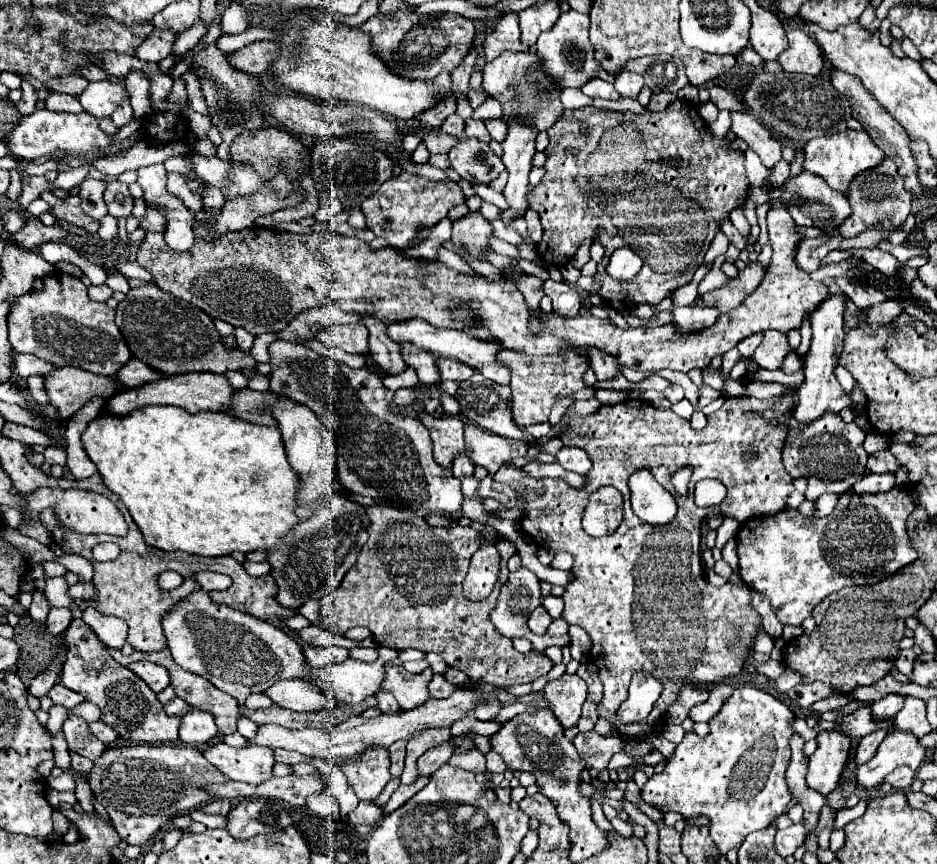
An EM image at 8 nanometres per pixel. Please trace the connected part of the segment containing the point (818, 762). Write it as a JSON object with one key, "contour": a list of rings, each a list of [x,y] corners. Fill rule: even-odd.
{"contour":[[[824,730],[818,734],[818,744],[818,750],[808,760],[806,784],[828,796],[840,786],[840,776],[850,754],[850,740],[838,730]]]}

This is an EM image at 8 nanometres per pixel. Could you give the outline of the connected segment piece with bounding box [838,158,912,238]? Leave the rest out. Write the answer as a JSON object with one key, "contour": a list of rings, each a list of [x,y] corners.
{"contour":[[[886,158],[878,168],[874,168],[874,172],[866,172],[866,176],[858,176],[858,180],[850,184],[850,192],[846,192],[846,198],[850,200],[850,206],[854,208],[854,216],[850,216],[850,220],[846,220],[842,228],[838,228],[840,236],[844,238],[858,236],[860,232],[870,228],[894,230],[902,226],[908,214],[912,212],[910,192],[906,192],[902,184],[902,176],[898,174],[898,168],[890,158]]]}

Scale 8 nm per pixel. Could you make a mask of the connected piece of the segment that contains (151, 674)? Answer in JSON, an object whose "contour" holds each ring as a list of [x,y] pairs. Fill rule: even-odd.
{"contour":[[[132,662],[128,664],[128,668],[142,678],[154,692],[162,692],[166,686],[170,686],[170,674],[166,672],[166,668],[152,664],[152,662]]]}

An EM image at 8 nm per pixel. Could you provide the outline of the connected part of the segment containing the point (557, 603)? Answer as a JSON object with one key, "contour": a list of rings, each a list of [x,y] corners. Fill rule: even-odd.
{"contour":[[[548,596],[548,598],[544,598],[544,600],[542,600],[542,606],[548,610],[548,614],[550,614],[552,618],[560,618],[562,608],[564,608],[564,602],[562,602],[562,598]]]}

